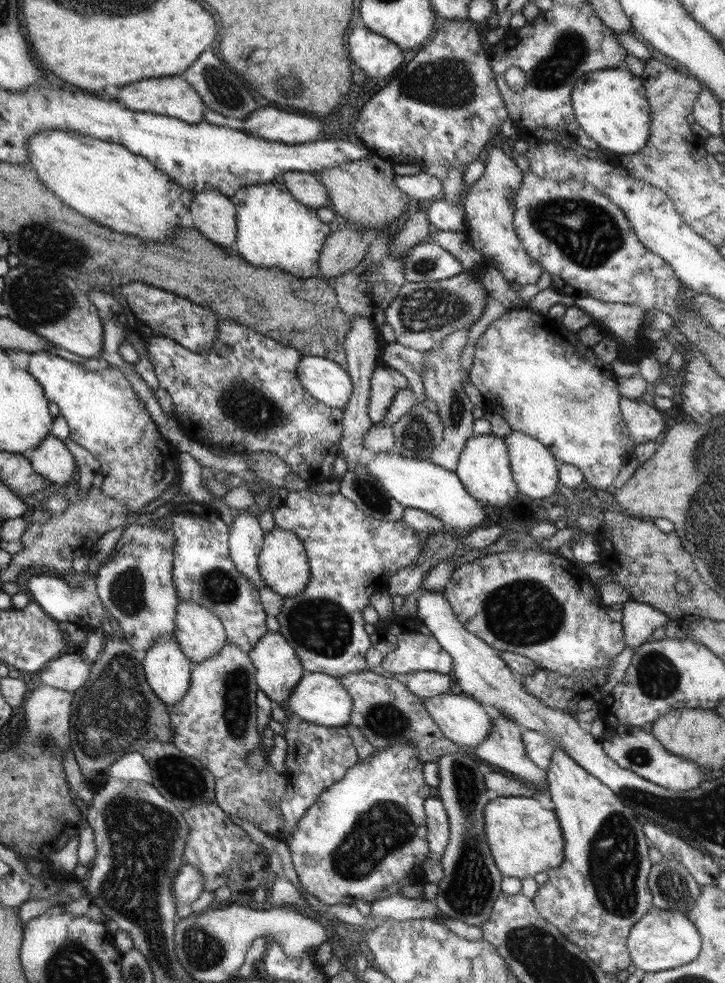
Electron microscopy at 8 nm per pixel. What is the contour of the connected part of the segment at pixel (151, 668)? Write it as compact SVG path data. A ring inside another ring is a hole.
M172 635L159 638L142 654L146 680L153 693L168 708L178 704L188 692L194 665Z

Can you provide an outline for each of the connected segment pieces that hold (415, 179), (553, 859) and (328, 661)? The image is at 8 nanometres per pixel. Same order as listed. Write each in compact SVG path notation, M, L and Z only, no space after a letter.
M427 172L410 176L395 174L394 184L407 194L411 200L438 200L443 198L443 188L440 180Z
M498 796L484 807L484 831L492 859L503 876L526 878L558 868L564 862L564 834L554 811L540 803L540 798L526 796Z
M308 489L290 492L283 500L282 507L271 513L275 526L293 532L301 540L311 574L306 588L300 594L284 598L281 611L276 616L280 635L292 645L306 672L322 673L340 679L345 674L364 671L368 668L365 656L369 652L371 640L364 629L366 622L362 611L368 606L372 593L385 589L387 578L392 573L418 562L428 537L402 520L385 521L366 516L352 500L339 493L317 494Z

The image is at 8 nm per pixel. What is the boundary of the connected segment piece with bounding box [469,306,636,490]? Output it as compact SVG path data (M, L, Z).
M524 306L509 309L504 315L494 320L476 343L469 377L472 384L478 388L482 397L484 397L484 410L486 412L499 414L513 431L527 434L540 441L560 463L573 464L576 468L579 468L585 476L585 482L594 489L606 490L609 486L613 486L621 468L634 456L636 445L634 439L626 430L626 424L624 424L624 418L622 418L622 412L619 408L619 400L622 397L618 393L617 378L614 372L610 367L598 361L592 348L581 344L576 332L564 328L558 322L549 319L547 315L536 314L533 310Z

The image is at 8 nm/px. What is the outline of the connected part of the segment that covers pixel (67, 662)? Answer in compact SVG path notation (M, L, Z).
M67 653L40 672L40 680L46 686L74 692L84 686L90 676L90 663L82 653Z

